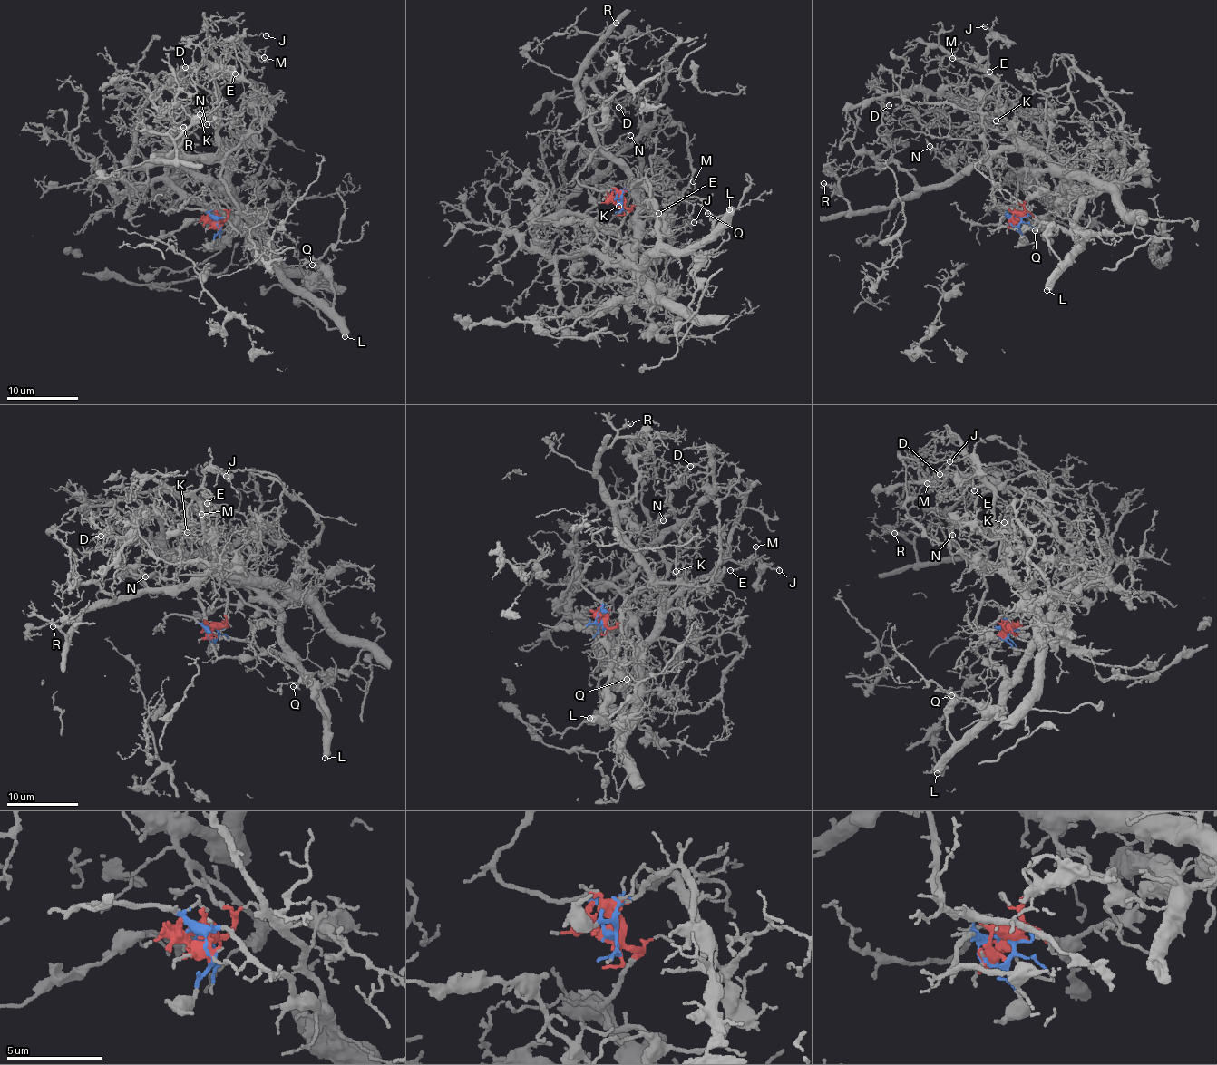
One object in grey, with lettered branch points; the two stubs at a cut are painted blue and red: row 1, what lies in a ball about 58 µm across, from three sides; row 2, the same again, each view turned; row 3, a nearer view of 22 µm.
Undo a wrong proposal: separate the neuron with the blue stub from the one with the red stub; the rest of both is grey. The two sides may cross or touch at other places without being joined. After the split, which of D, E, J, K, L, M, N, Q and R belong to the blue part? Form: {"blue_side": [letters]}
{"blue_side": ["L", "Q"]}

